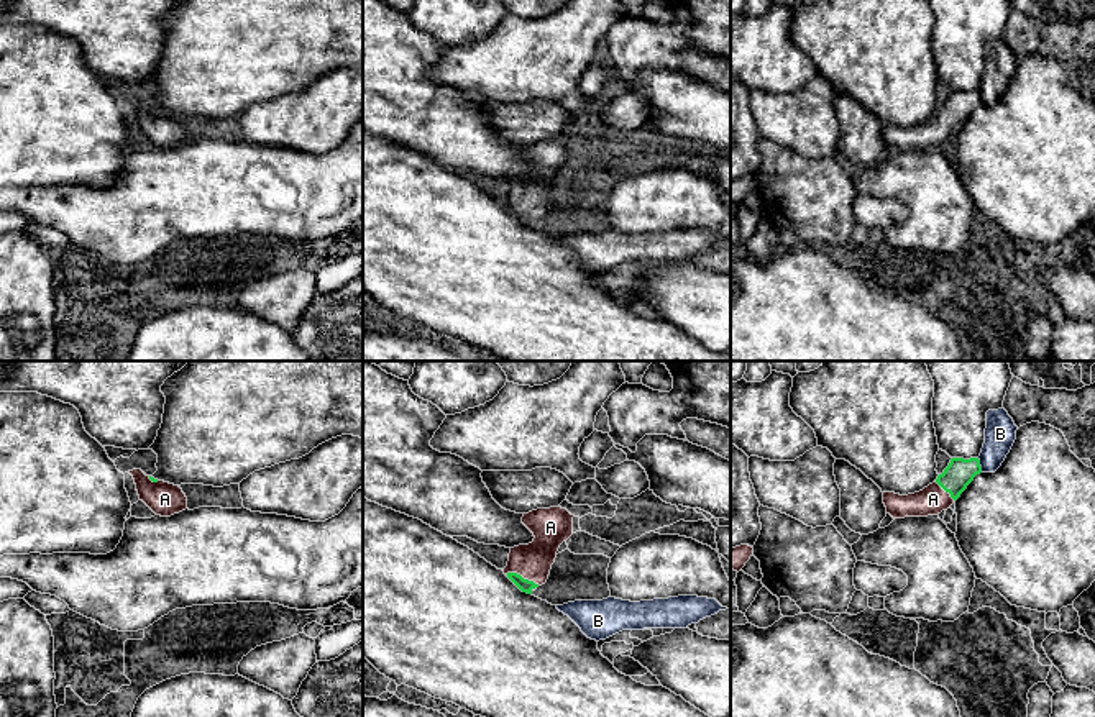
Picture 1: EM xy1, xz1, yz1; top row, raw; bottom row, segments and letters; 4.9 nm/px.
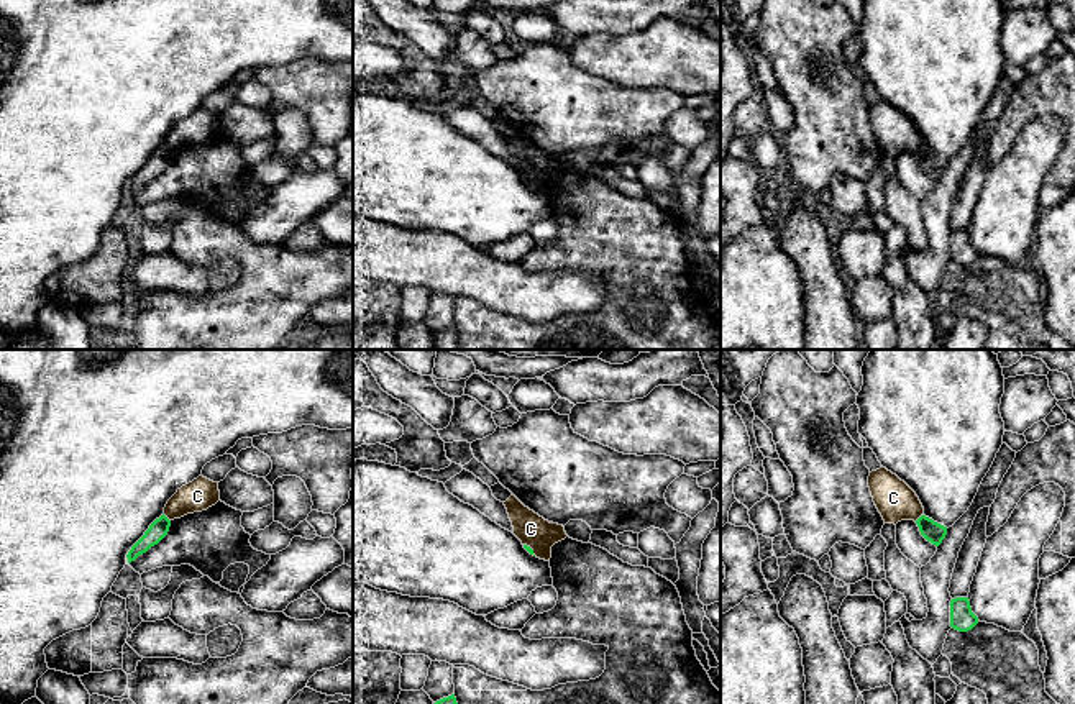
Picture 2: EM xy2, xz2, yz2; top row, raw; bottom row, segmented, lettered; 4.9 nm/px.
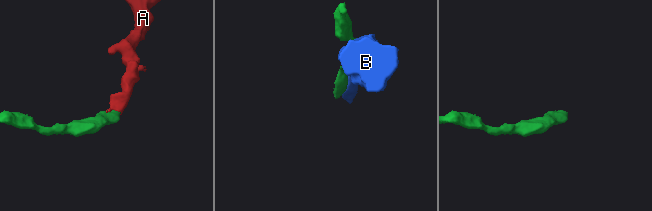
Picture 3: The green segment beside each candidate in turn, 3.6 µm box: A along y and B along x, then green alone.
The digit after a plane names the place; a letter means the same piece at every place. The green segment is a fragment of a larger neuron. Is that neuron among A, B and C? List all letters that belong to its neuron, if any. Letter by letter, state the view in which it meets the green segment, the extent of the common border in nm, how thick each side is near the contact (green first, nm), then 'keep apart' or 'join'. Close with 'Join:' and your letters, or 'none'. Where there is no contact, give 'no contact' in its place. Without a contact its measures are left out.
A: meets green in xz1; contact 180 nm long; 60 nm thick on the green side, 180 nm on the other; join
B: meets green in yz1; contact 80 nm long; 140 nm thick on the green side, 160 nm on the other; keep apart
C: meets green in yz2; contact 60 nm long; 100 nm thick on the green side, 190 nm on the other; keep apart
Join: A

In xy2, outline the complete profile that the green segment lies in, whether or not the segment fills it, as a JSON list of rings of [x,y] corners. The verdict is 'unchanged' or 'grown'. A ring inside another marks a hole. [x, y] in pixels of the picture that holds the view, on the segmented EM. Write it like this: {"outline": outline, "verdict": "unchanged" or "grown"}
{"outline": [[[164,514],[156,519],[144,532],[144,535],[128,551],[128,563],[135,561],[140,555],[146,553],[151,546],[158,545],[167,535],[169,527],[171,520]]], "verdict": "unchanged"}

